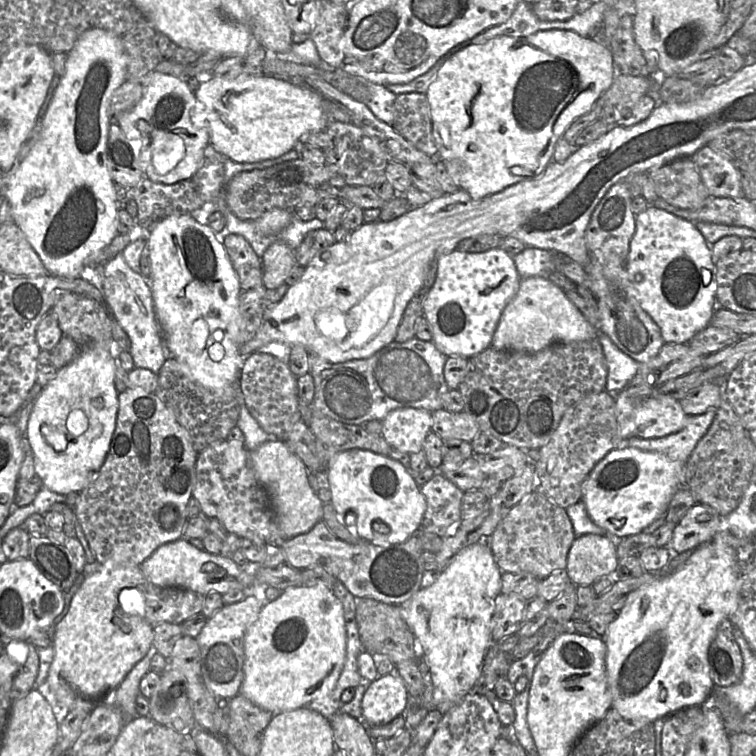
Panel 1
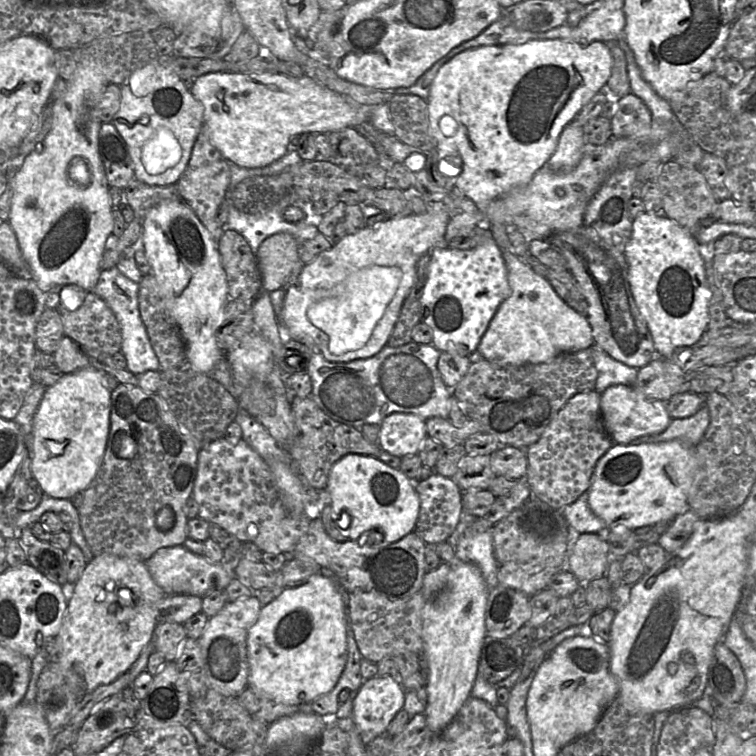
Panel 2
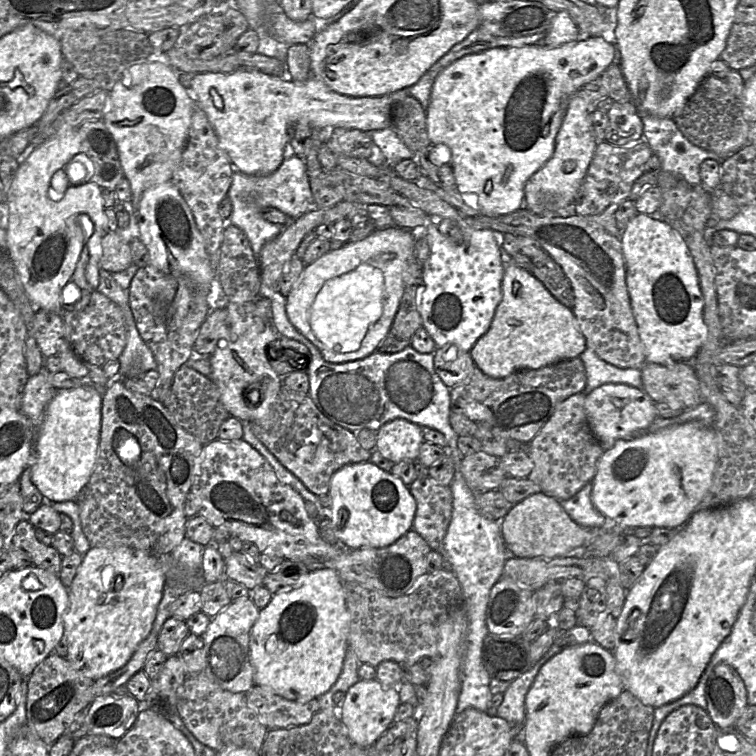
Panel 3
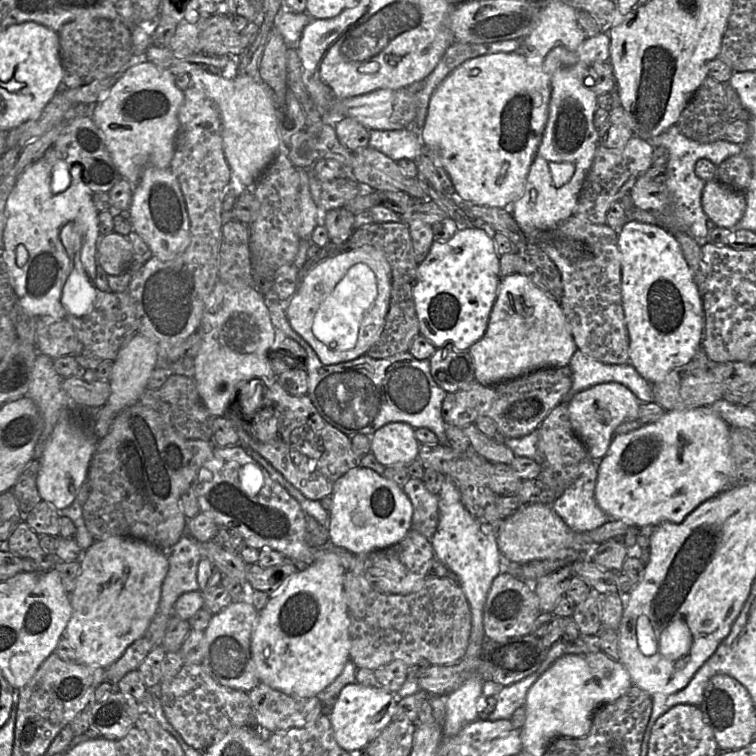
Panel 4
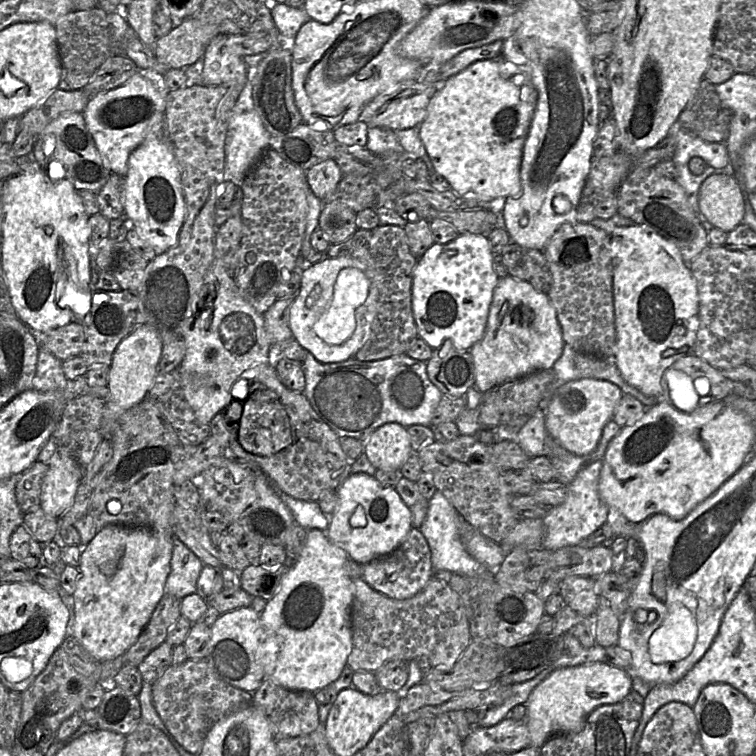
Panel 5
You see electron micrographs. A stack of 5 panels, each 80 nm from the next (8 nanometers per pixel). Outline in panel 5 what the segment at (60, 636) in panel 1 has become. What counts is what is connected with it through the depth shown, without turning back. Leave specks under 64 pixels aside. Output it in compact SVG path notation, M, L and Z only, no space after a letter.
M112 524L99 529L83 552L73 596L72 635L98 662L125 654L165 594L173 549L171 532Z

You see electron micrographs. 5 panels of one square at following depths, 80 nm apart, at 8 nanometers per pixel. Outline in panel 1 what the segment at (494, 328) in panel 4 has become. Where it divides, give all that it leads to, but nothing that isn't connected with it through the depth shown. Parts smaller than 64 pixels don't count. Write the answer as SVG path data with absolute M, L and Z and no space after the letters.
M544 277L521 278L519 290L505 306L491 347L522 353L536 353L557 342L569 343L598 338L597 329L568 299L565 292Z

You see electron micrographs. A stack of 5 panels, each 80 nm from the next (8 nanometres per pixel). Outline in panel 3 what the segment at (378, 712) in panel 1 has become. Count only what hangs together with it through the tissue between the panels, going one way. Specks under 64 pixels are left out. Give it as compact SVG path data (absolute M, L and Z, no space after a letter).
M376 679L359 680L353 684L346 692L340 718L352 744L361 747L373 745L393 723L400 703L398 688L384 687Z

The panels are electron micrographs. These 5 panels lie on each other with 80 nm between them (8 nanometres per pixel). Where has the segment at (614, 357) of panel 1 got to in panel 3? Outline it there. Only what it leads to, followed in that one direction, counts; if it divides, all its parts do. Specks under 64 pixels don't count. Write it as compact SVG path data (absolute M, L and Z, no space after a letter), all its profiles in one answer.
M586 348L580 354L586 372L586 386L581 392L589 394L595 388L608 383L626 384L642 389L641 369L619 368L600 359L593 350Z

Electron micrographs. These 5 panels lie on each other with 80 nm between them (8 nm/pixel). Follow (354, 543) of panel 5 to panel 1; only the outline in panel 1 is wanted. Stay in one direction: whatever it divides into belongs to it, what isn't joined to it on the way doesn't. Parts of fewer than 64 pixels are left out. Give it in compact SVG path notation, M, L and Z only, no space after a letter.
M354 448L341 451L329 461L327 481L331 491L330 504L342 521L346 513L346 526L355 530L361 539L375 545L389 547L407 541L420 529L426 510L426 500L420 491L420 487L400 462L369 450Z

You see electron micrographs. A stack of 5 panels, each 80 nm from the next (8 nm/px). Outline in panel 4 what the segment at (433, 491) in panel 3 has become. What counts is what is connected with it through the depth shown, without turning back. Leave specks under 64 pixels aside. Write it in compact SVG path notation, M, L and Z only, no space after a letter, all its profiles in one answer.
M410 478L402 489L413 507L412 530L431 542L439 522L438 495L431 494L422 480L414 478Z

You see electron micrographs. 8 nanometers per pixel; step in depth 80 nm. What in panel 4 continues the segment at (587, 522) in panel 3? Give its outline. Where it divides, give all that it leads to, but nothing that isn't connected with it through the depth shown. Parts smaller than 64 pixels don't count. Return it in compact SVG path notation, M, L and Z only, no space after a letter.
M590 462L579 478L550 505L565 524L577 532L594 530L611 520L594 497L598 462Z

